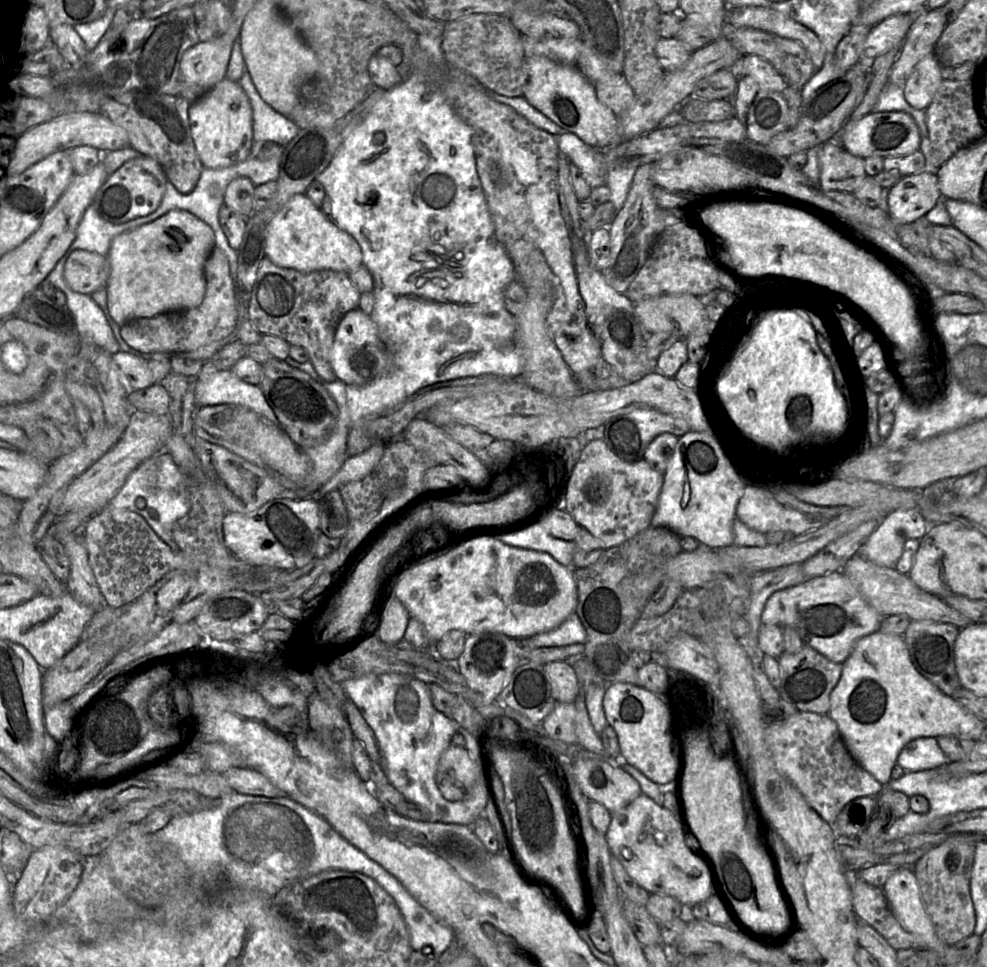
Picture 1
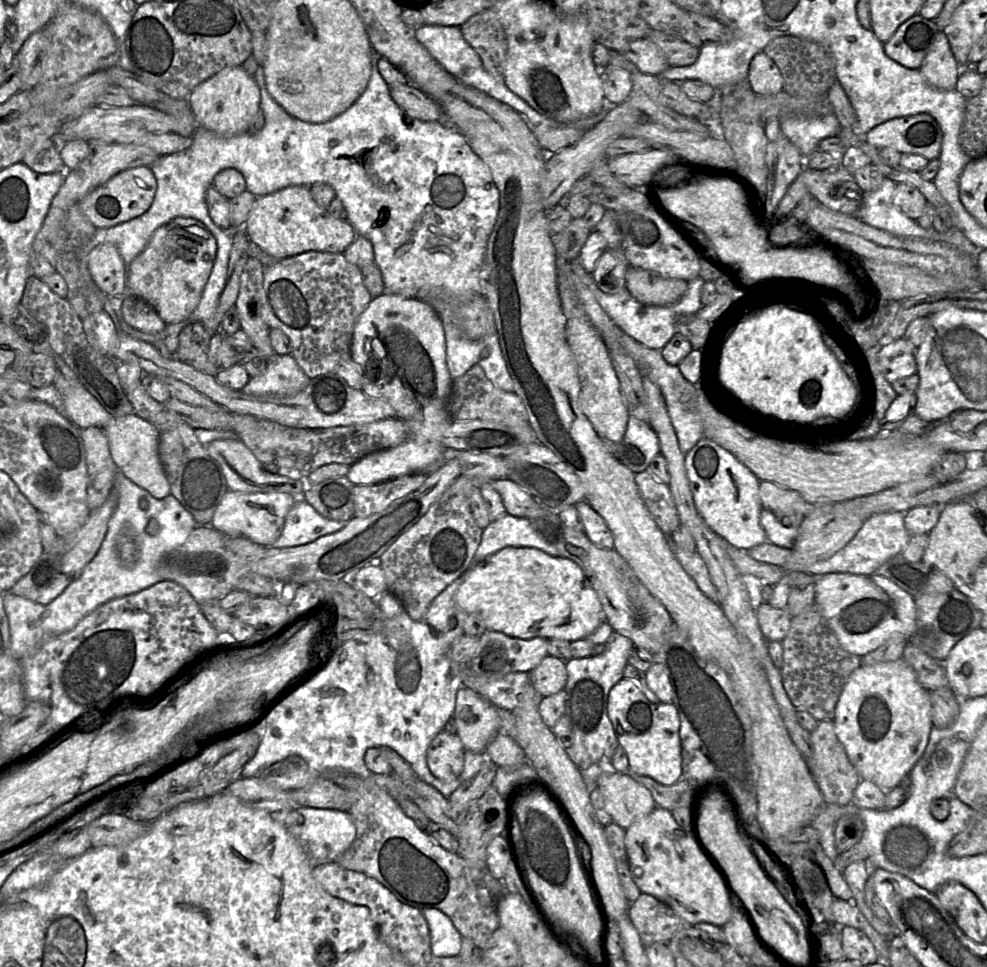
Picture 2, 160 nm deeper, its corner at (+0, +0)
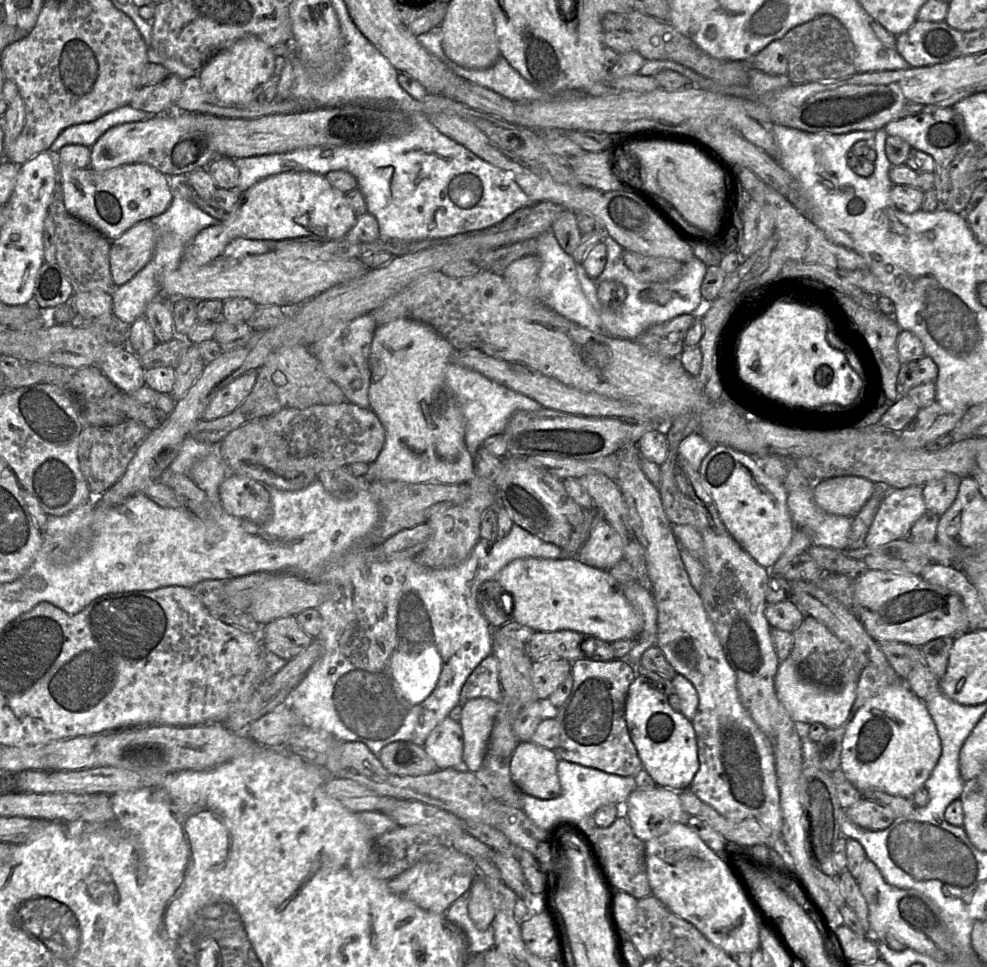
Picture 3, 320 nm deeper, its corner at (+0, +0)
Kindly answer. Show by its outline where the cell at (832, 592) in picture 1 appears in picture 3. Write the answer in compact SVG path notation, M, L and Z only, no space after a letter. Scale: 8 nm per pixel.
M867 570L854 578L855 615L876 642L895 641L921 647L943 637L969 631L962 599L955 592L931 584L921 575L884 570Z

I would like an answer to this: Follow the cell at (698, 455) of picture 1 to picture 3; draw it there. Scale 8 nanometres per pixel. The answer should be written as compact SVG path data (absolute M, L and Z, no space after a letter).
M724 445L713 447L698 473L727 533L759 565L770 569L787 549L796 529L787 506L784 484L768 476L751 455Z

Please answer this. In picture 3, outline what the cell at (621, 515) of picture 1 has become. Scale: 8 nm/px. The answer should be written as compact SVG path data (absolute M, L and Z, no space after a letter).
M605 518L596 522L577 558L602 570L610 569L623 558L620 536Z

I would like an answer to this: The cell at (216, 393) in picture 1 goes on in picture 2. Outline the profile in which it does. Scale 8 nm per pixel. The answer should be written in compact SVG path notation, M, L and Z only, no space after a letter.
M274 353L268 358L266 370L260 376L250 378L241 392L253 396L267 396L273 395L276 391L282 396L290 396L303 390L309 381L310 378L302 371L292 355Z

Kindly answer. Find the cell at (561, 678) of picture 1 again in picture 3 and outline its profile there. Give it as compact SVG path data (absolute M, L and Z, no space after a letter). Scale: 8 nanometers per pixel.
M549 657L532 664L532 683L538 700L547 700L571 672L571 662Z

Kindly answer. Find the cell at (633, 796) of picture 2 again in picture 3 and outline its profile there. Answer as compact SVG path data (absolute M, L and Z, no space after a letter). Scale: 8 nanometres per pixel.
M660 786L653 790L637 788L626 801L626 818L635 836L644 843L677 823L686 824L687 816L678 793Z

